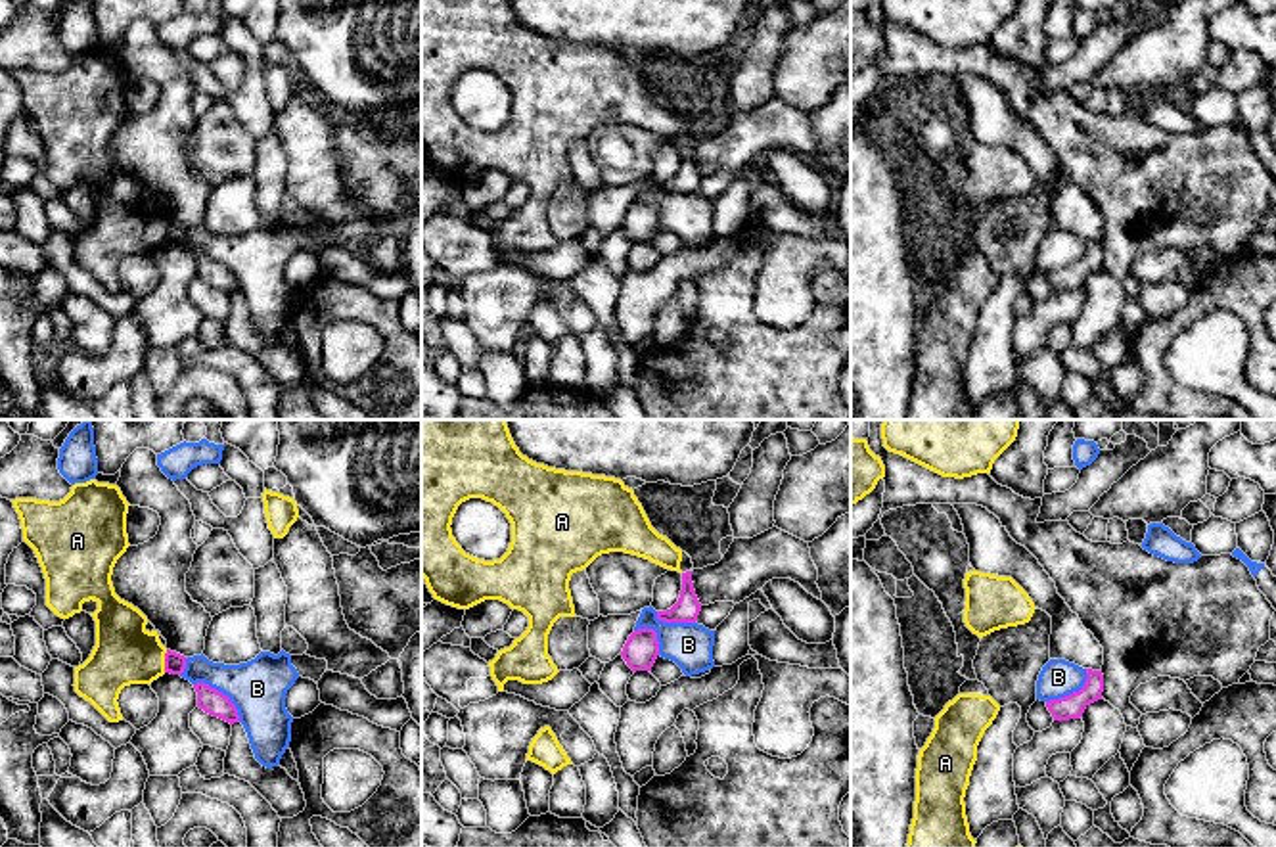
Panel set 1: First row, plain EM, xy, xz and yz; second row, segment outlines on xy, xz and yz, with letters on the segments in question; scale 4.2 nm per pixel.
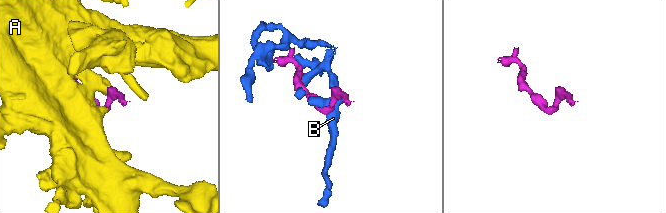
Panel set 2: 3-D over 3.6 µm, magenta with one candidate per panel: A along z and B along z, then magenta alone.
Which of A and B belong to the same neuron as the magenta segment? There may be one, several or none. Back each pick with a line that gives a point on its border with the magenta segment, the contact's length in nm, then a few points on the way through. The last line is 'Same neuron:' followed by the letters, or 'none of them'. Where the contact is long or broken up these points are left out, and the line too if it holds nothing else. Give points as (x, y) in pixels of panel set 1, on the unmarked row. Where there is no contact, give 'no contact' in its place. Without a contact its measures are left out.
Same neuron: none of them

